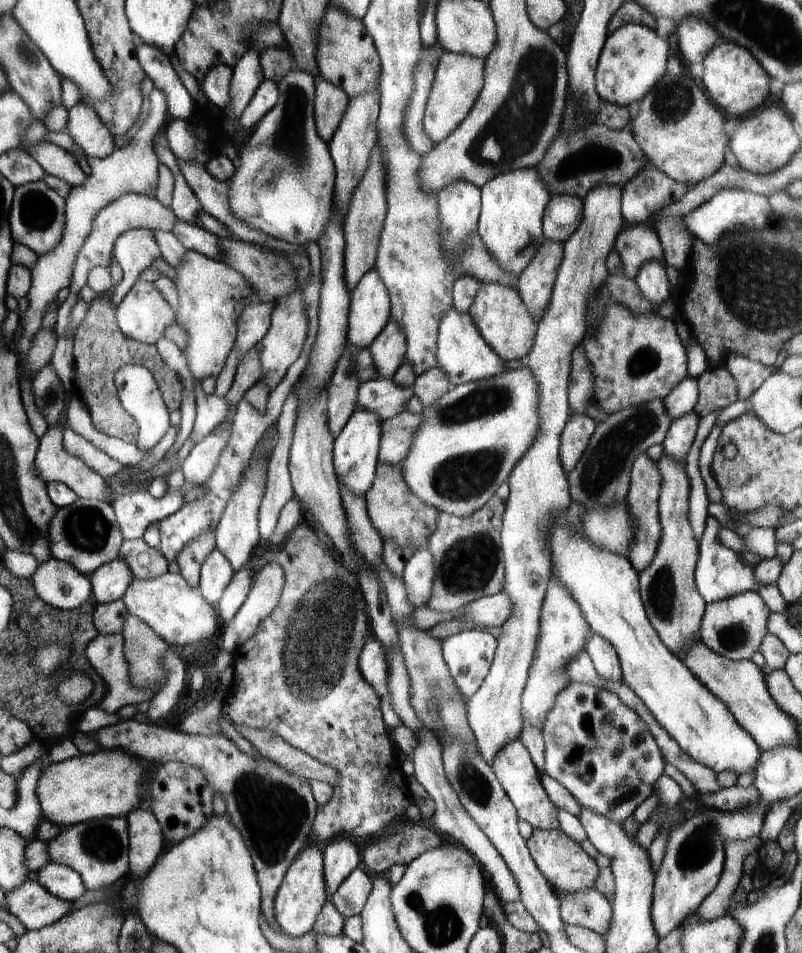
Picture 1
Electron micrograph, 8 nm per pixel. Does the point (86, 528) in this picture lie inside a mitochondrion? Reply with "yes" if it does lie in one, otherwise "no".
yes

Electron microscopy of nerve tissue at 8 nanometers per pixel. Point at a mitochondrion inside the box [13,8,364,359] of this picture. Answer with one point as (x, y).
(39, 213)

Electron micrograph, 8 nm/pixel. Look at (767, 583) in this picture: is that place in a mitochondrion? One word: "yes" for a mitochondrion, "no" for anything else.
no

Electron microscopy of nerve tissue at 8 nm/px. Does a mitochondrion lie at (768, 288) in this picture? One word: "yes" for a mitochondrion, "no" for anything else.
yes

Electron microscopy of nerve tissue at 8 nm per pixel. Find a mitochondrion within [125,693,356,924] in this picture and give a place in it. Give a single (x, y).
(247, 780)

